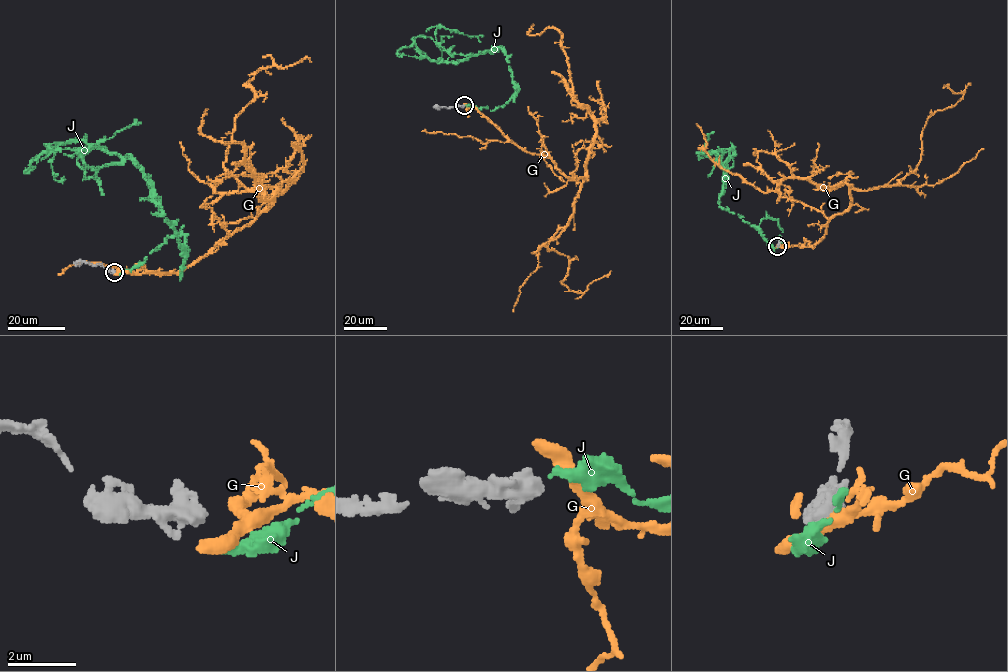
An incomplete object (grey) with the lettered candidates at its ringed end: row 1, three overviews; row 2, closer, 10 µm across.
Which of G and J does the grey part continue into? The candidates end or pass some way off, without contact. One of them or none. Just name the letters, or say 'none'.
J

